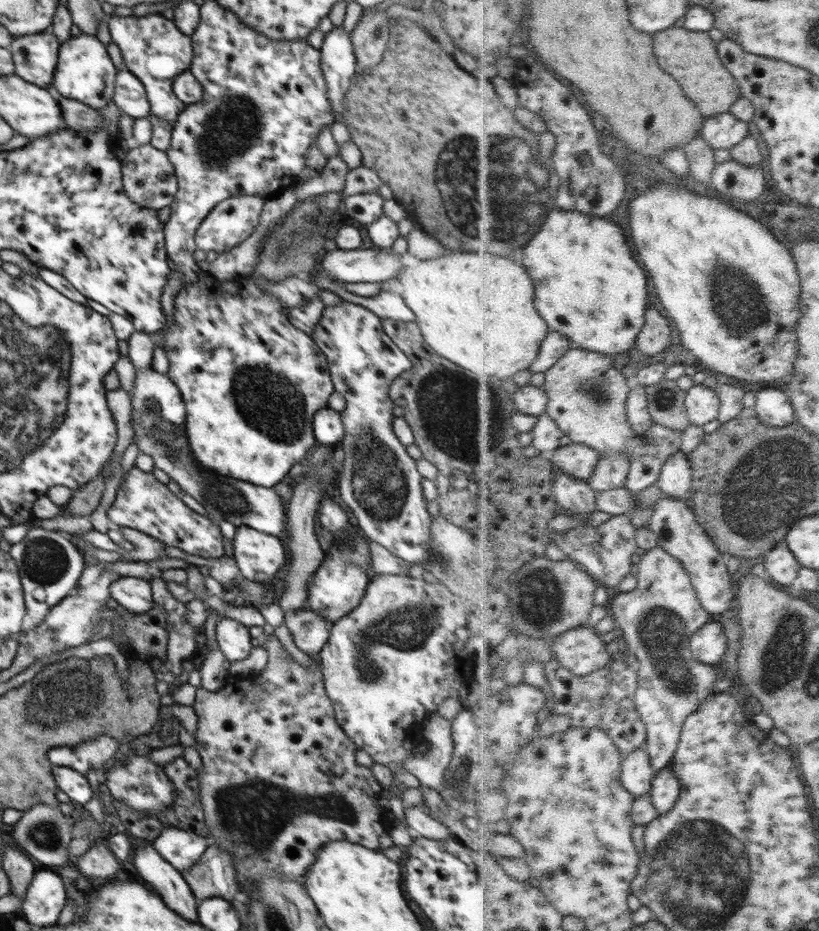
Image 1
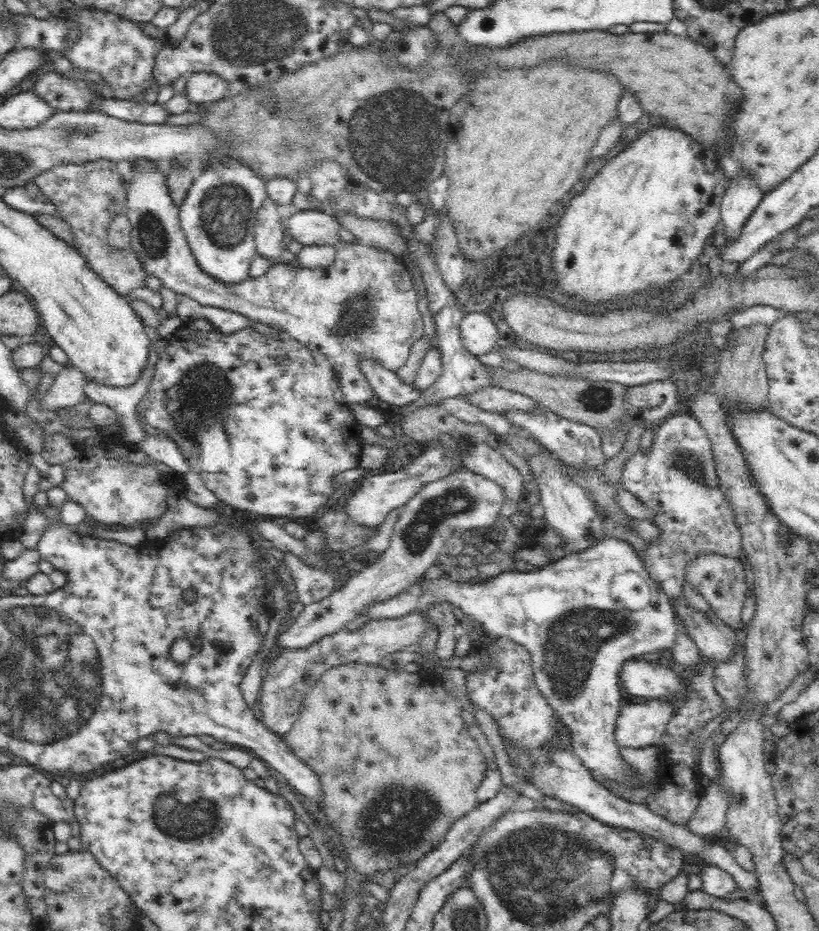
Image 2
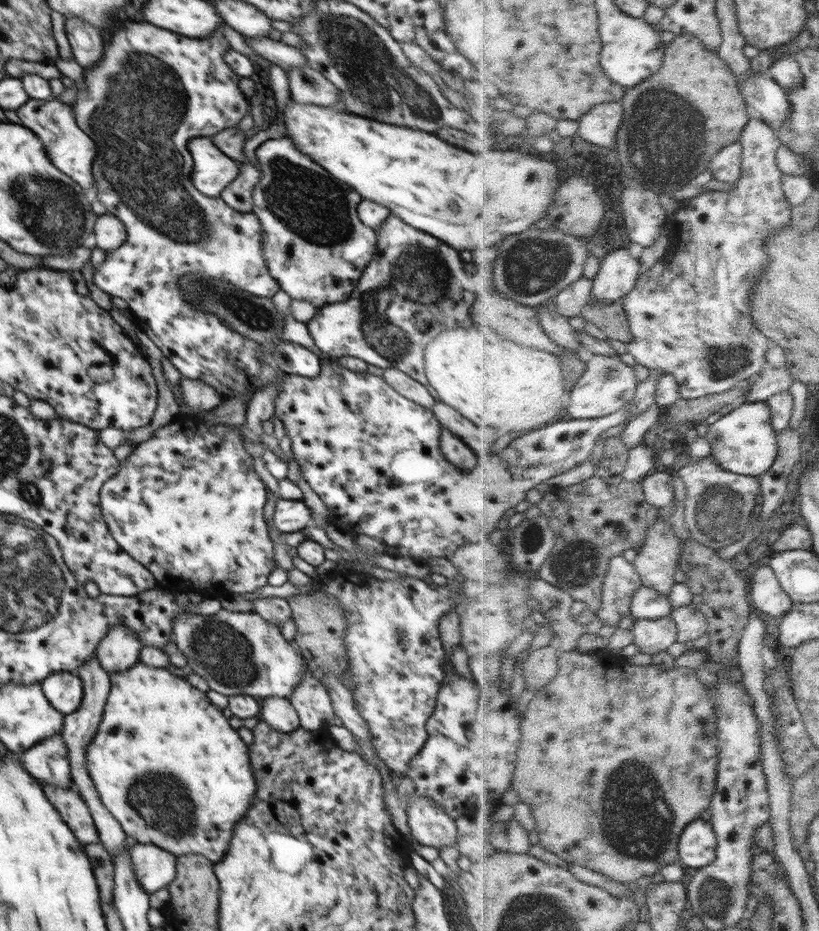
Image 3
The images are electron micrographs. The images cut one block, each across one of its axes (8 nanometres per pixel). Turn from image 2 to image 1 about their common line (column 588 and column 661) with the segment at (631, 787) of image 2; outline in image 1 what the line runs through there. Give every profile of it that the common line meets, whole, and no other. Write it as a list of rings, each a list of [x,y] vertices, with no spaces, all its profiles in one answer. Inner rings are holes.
[[[662,546],[647,551],[640,566],[637,588],[618,595],[609,607],[619,632],[626,637],[631,652],[638,656],[640,681],[637,690],[637,707],[649,729],[649,741],[646,747],[650,752],[654,769],[662,772],[674,764],[686,721],[716,693],[713,692],[713,686],[722,674],[718,673],[713,664],[706,664],[693,655],[691,646],[693,636],[713,620],[713,615],[701,601],[691,572],[684,563]]]

